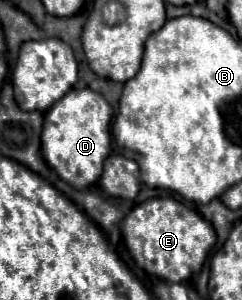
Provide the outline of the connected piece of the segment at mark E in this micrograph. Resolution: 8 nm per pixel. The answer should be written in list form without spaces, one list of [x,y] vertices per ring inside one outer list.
[[[148,199],[136,205],[120,223],[120,233],[134,261],[150,275],[168,283],[182,283],[200,273],[204,259],[216,243],[214,227],[196,211],[176,199]]]

